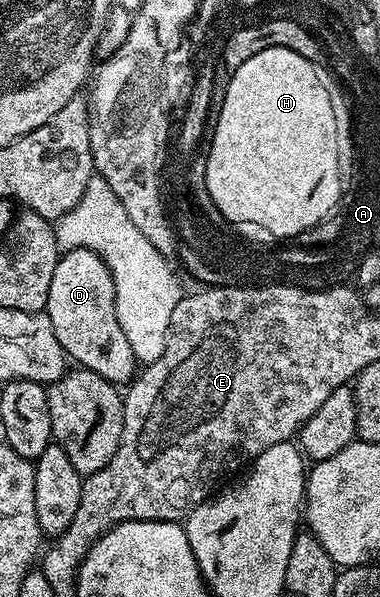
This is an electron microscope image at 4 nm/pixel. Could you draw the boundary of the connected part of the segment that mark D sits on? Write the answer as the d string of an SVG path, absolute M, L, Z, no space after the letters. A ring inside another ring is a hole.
M71 248L58 259L55 274L51 278L51 290L47 294L45 312L51 318L55 338L59 338L65 355L70 361L77 360L73 362L99 374L114 386L121 386L121 383L124 385L134 379L135 361L131 342L127 342L127 334L123 334L123 326L119 326L119 318L115 314L115 282L99 254L86 248Z

